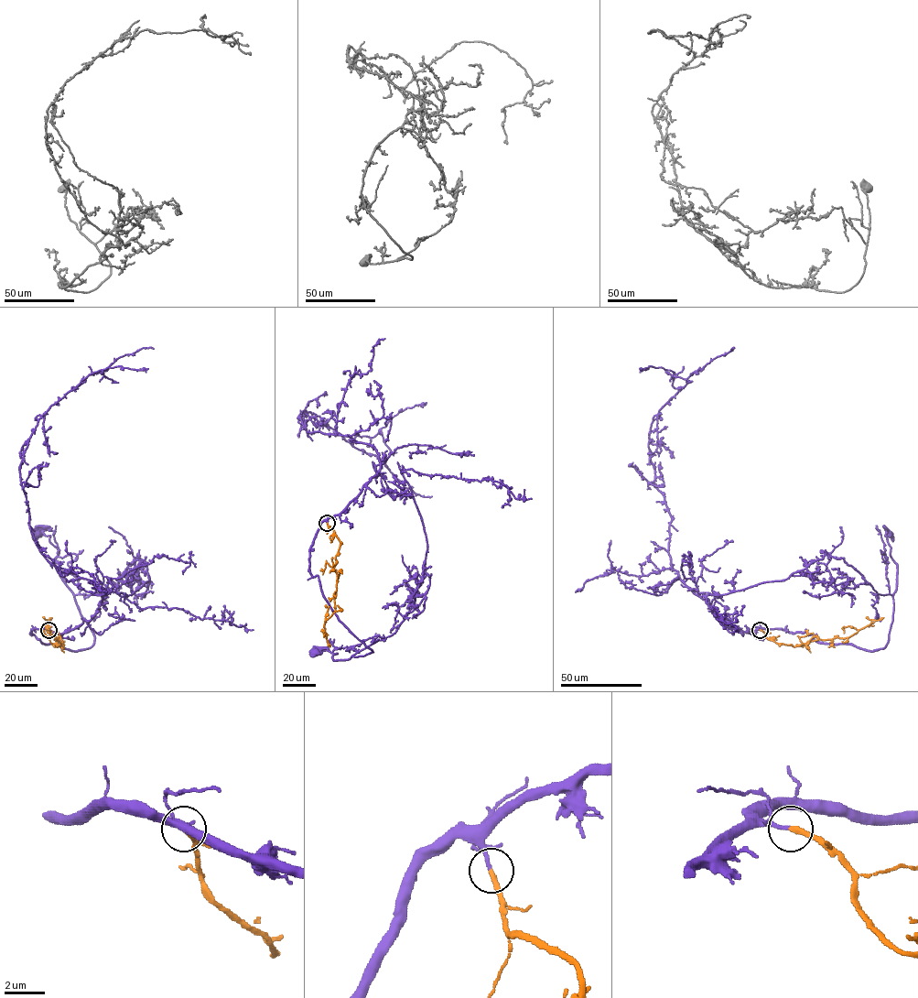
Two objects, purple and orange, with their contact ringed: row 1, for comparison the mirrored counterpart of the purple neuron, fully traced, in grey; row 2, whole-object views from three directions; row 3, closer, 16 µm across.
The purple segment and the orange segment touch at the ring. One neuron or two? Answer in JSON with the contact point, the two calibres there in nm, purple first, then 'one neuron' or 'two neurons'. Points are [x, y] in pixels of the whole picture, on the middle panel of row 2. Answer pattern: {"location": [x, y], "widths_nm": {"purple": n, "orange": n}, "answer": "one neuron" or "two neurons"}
{"location": [327, 523], "widths_nm": {"purple": 170, "orange": 280}, "answer": "one neuron"}

